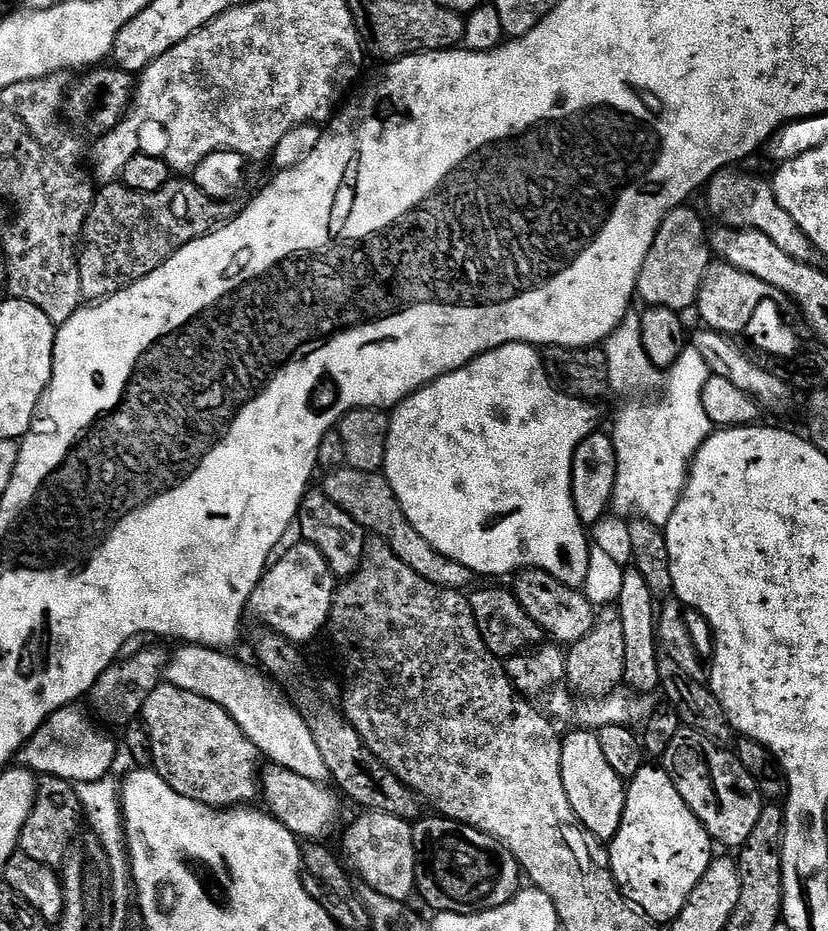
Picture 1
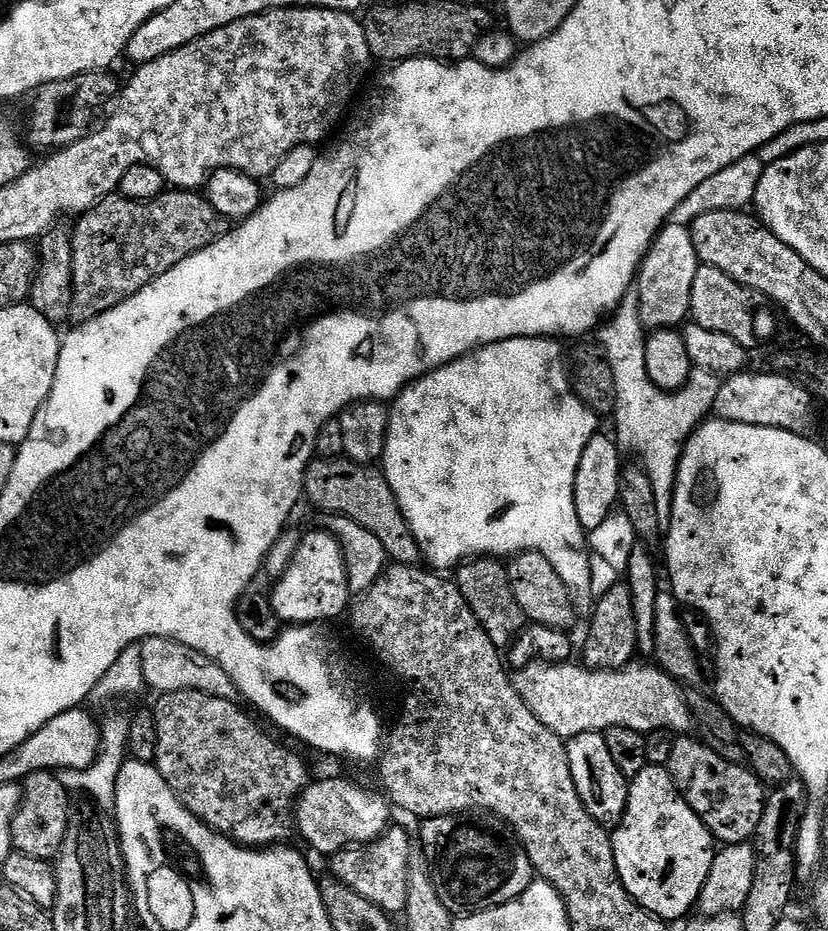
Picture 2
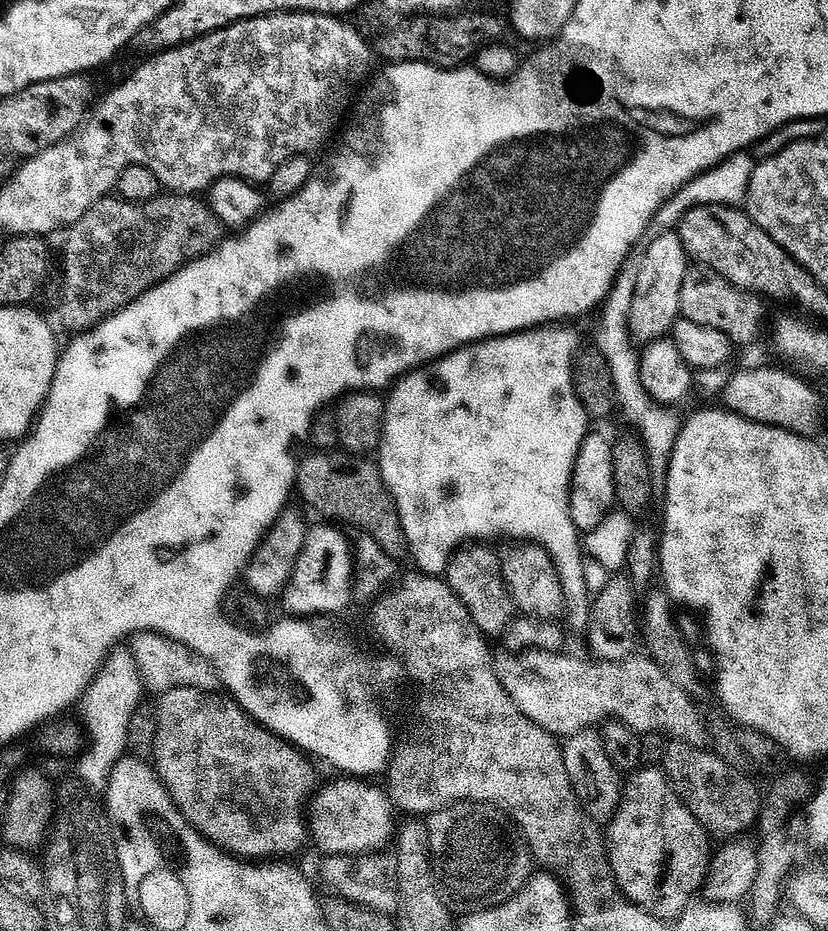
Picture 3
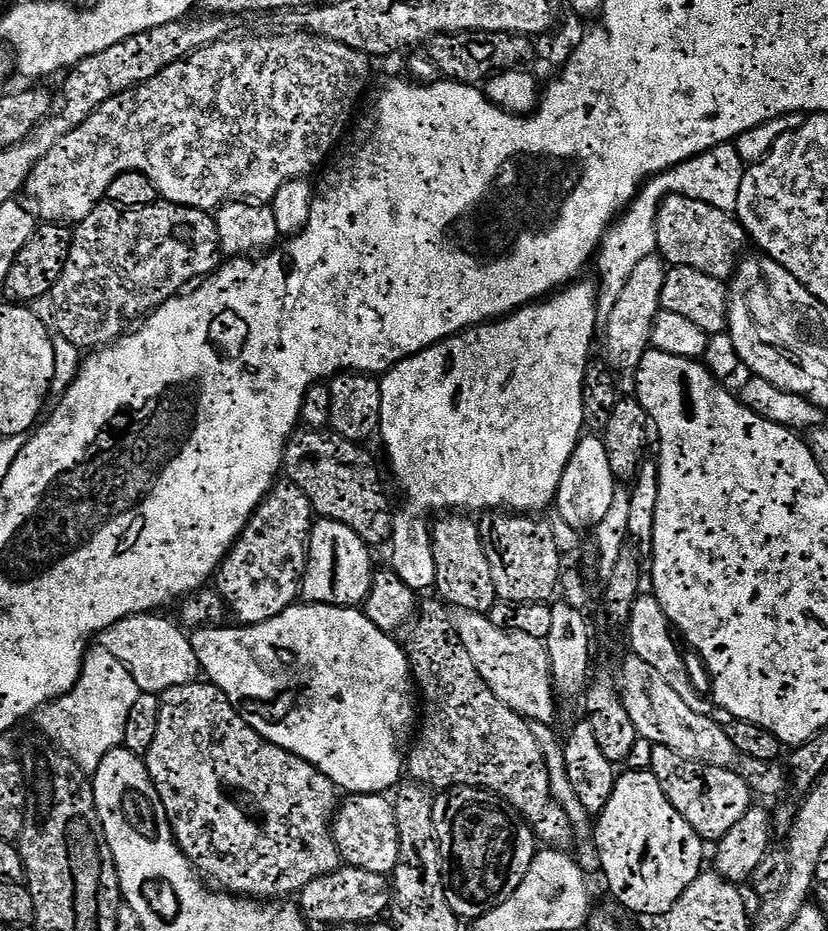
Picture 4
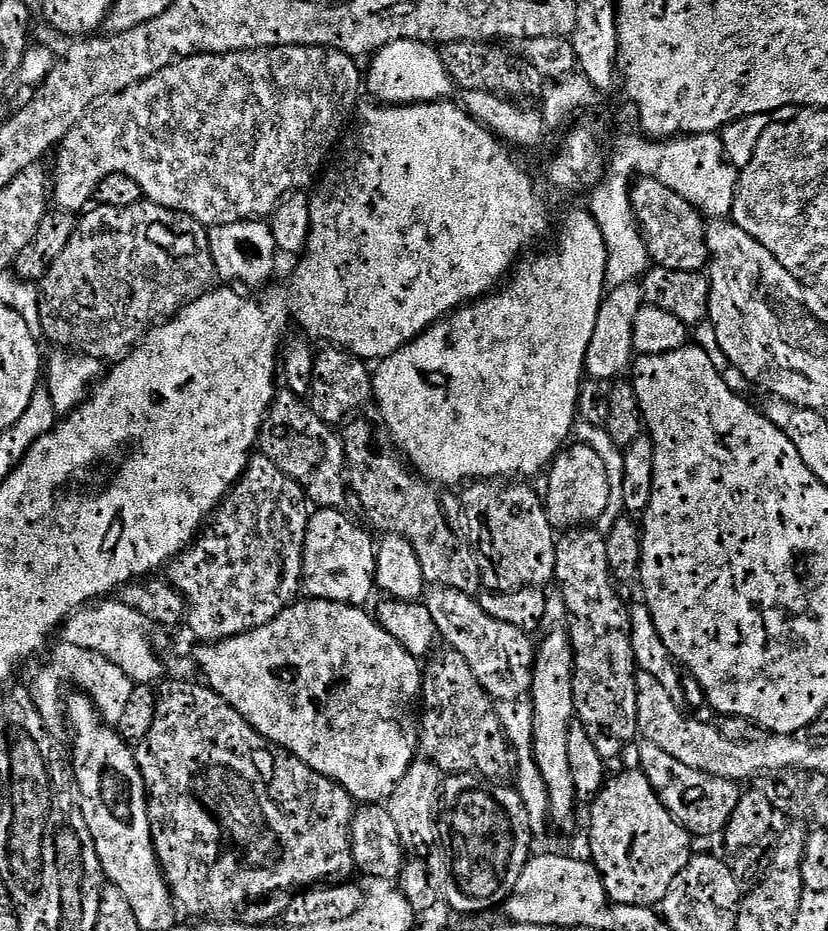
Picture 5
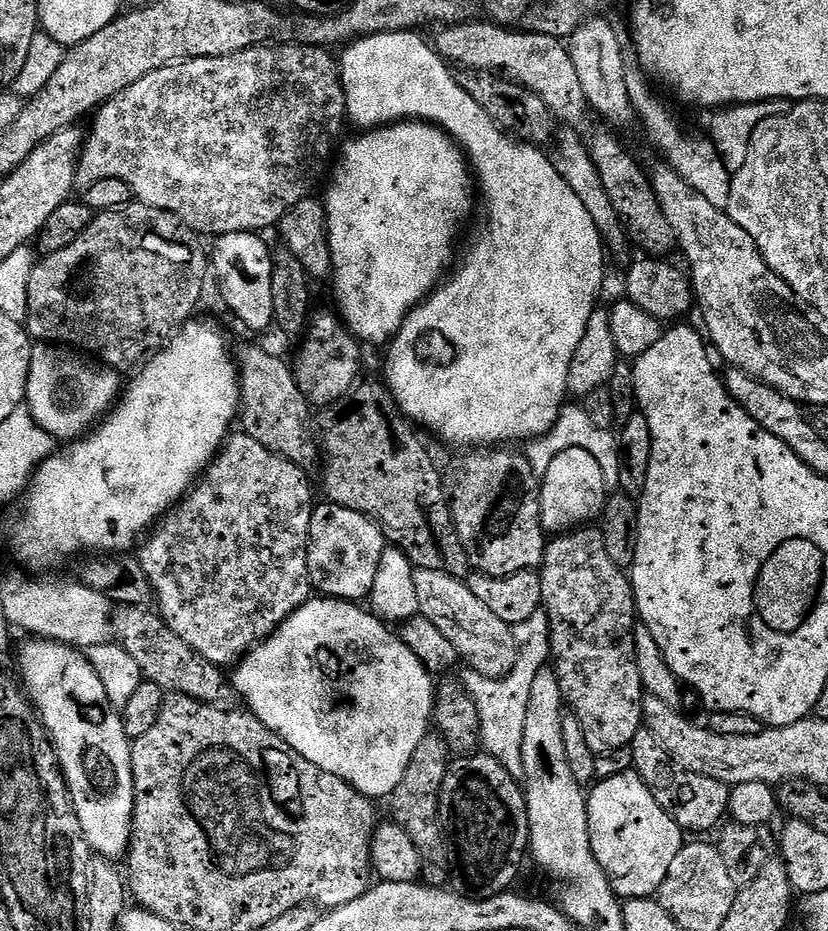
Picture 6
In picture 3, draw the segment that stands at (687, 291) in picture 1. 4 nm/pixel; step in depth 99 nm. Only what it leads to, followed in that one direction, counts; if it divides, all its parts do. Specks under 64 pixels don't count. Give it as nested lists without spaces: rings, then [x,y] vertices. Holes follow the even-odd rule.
[[[675,235],[660,236],[648,248],[648,253],[640,260],[640,269],[636,272],[636,285],[630,291],[631,302],[628,312],[628,330],[632,342],[637,346],[647,346],[665,337],[680,316],[681,278],[688,272],[690,261],[684,254],[684,247],[680,245]]]

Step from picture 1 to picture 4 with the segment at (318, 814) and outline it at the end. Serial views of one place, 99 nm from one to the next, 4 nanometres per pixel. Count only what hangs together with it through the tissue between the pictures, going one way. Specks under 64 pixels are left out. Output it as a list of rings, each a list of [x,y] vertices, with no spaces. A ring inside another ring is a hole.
[[[352,794],[337,807],[330,827],[340,859],[349,868],[370,870],[379,876],[388,876],[396,868],[400,843],[392,809],[392,800],[384,794]]]

